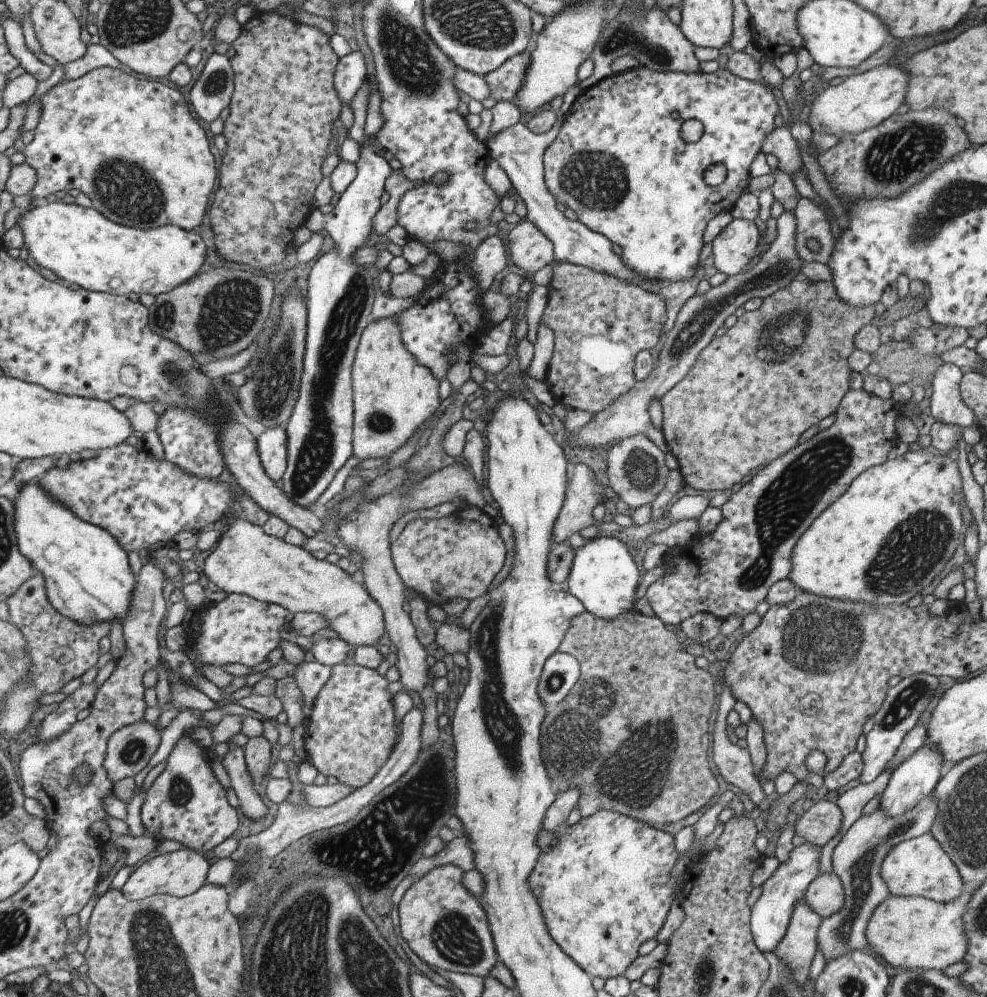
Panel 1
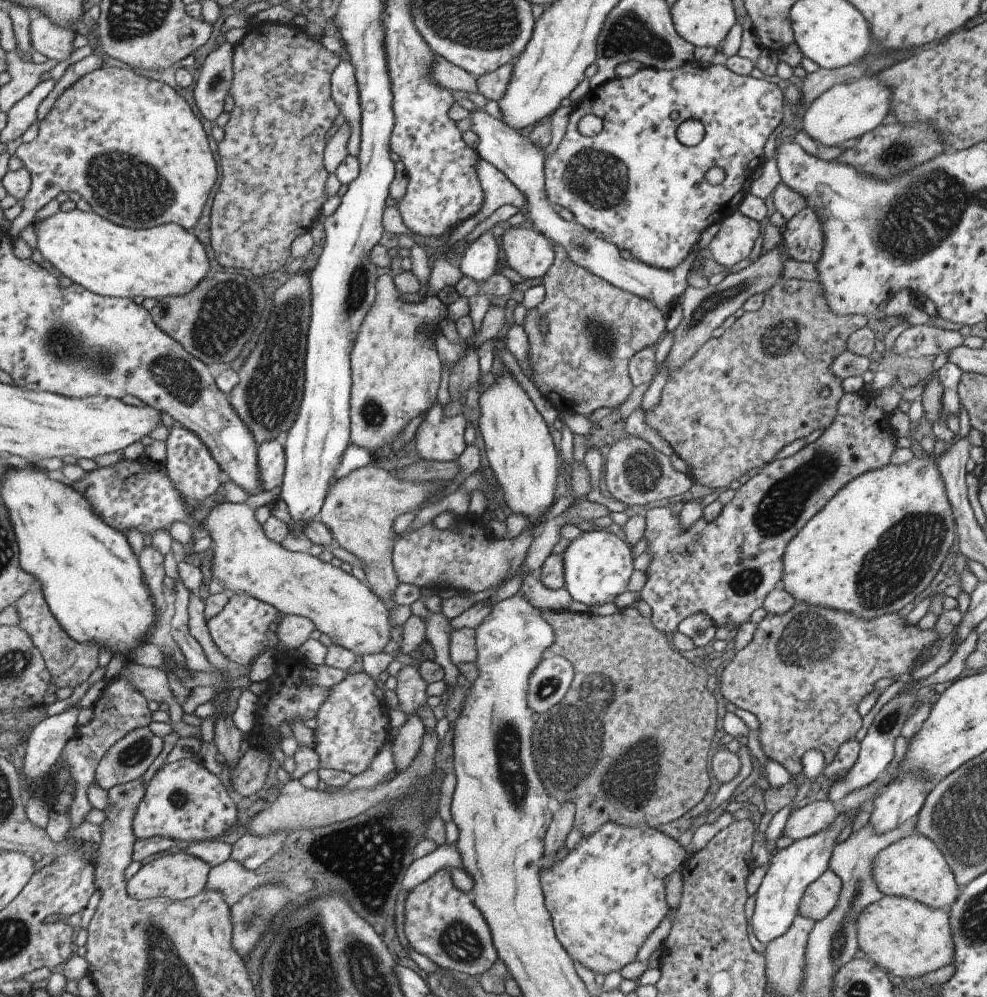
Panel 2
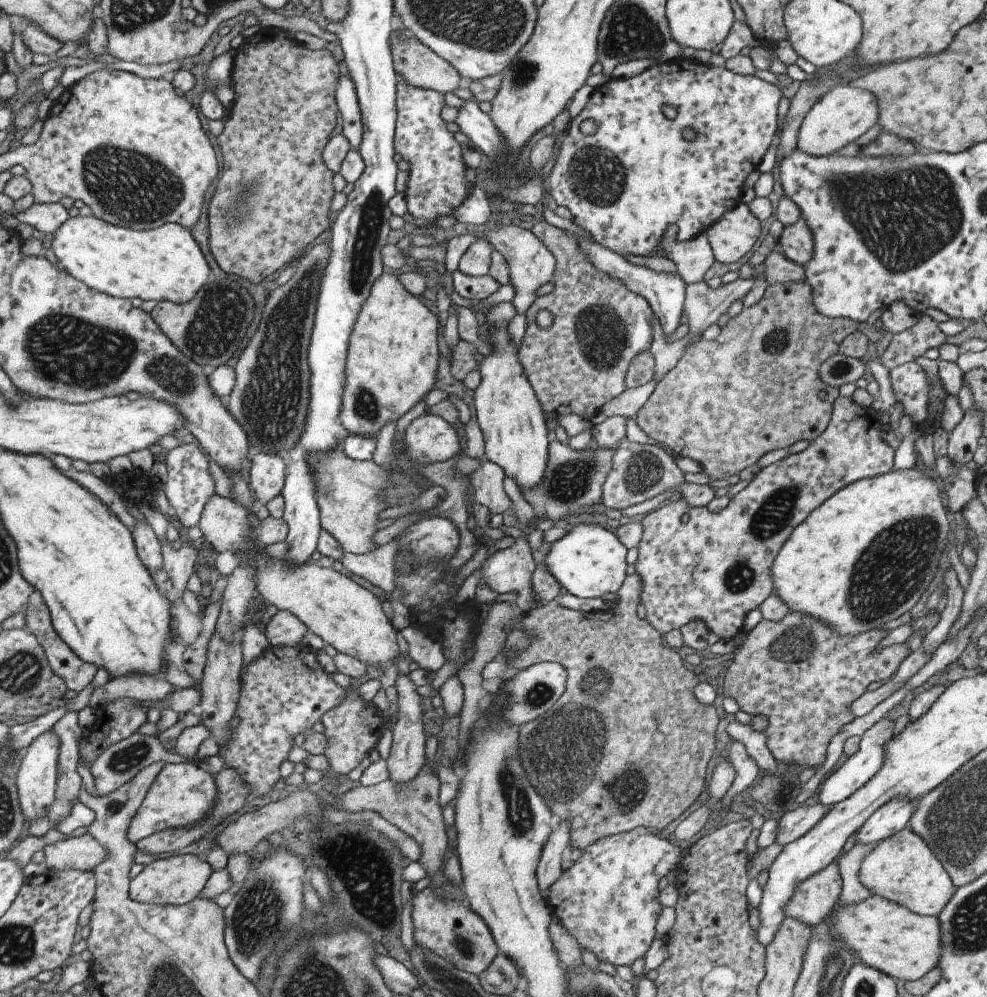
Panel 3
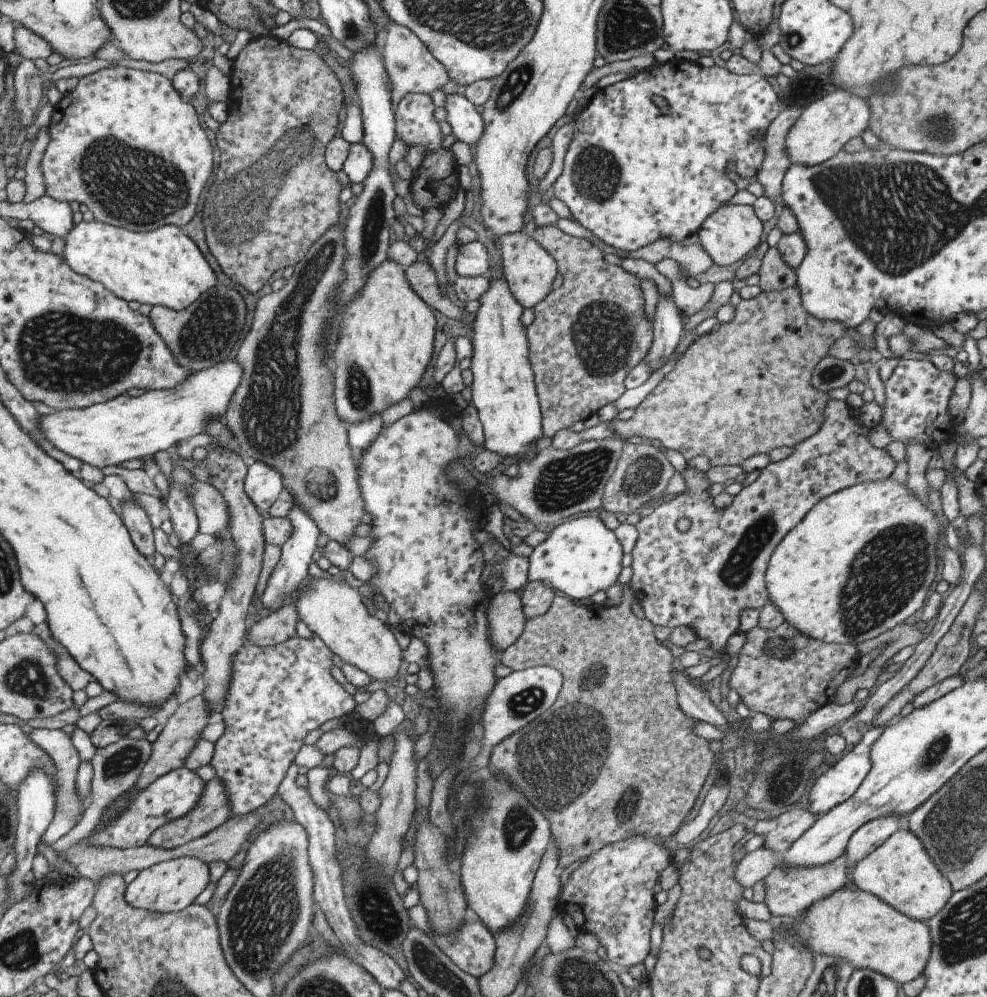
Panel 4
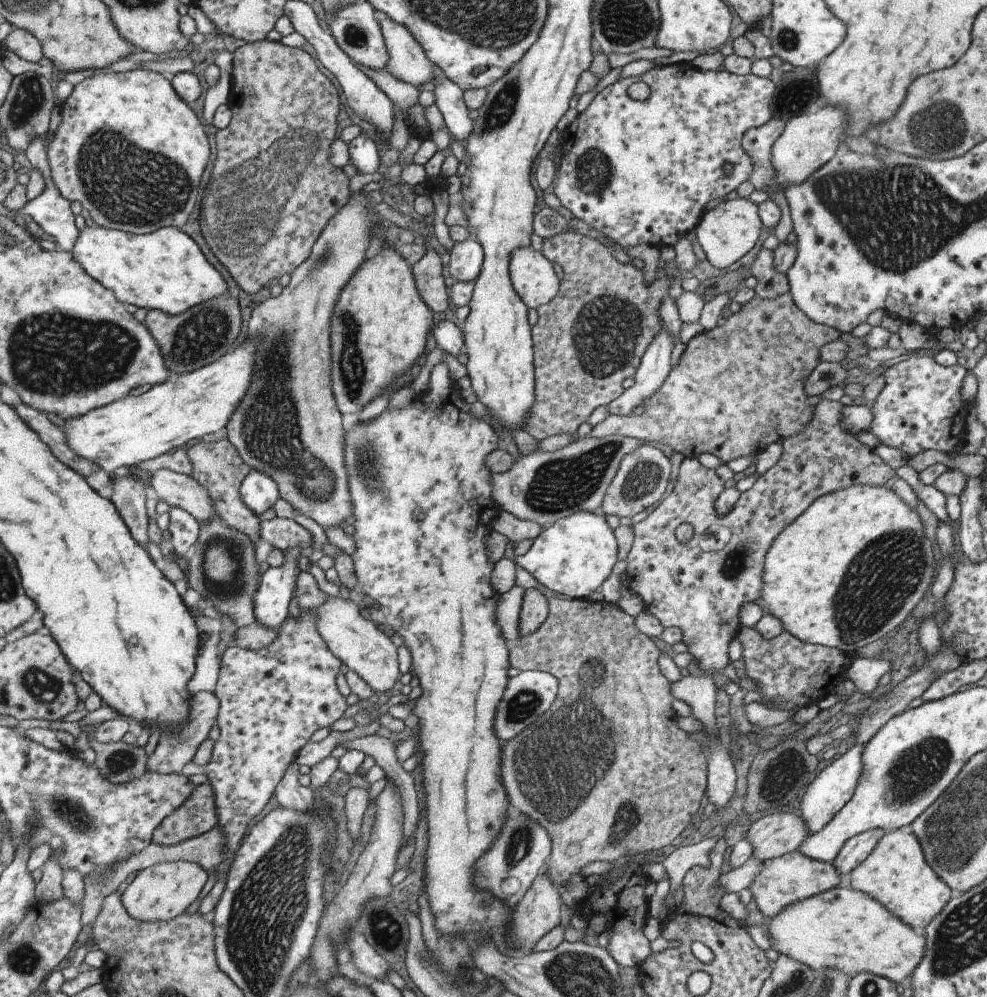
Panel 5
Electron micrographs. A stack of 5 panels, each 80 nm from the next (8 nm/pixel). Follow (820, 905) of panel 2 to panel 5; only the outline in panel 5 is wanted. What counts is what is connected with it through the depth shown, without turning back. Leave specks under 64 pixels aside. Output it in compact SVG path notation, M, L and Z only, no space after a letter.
M793 851L763 861L759 874L751 880L751 884L747 886L747 889L751 892L751 898L753 898L760 915L763 916L763 919L769 920L773 916L781 914L781 910L785 906L794 905L795 902L801 902L805 898L811 898L817 894L827 892L831 888L838 887L840 876L839 872L835 872L832 861L811 860L811 858L805 858L803 854Z

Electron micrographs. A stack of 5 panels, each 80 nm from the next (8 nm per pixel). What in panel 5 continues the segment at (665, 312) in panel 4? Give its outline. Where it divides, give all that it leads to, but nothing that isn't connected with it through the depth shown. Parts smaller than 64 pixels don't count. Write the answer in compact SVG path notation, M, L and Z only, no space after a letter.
M661 322L661 330L657 332L657 336L653 336L633 374L633 386L606 405L607 414L628 416L635 406L643 404L643 400L649 398L649 394L657 392L659 384L671 371L670 354L675 344L673 336Z

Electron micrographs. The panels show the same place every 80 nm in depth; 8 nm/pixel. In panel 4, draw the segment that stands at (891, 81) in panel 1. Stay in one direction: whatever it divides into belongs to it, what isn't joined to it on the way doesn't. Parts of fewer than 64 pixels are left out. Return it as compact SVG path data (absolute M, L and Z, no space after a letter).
M837 90L818 101L808 103L799 112L784 140L784 153L790 164L816 165L837 154L849 138L861 135L865 130L870 115L868 108L867 101L856 97L852 92Z

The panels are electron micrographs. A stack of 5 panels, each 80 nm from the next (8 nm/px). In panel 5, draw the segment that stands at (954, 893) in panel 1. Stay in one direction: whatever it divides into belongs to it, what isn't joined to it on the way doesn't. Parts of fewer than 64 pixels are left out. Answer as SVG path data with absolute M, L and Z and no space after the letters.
M908 829L883 834L869 855L849 872L850 888L869 894L911 928L924 930L953 897L949 886L927 865L918 839Z

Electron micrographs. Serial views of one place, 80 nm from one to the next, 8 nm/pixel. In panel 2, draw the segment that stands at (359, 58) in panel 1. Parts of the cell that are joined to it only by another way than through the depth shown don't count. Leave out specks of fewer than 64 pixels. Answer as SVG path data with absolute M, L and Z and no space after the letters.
M341 61L331 73L330 93L335 106L347 122L350 134L347 141L348 155L357 156L360 143L360 108L354 68L348 61Z

